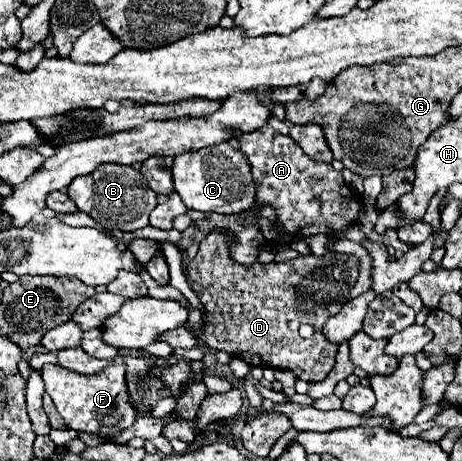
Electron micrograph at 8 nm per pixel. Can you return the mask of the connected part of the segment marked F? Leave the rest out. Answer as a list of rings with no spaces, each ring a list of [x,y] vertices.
[[[43,365],[41,369],[45,391],[51,395],[59,415],[65,419],[69,429],[75,431],[87,431],[87,433],[99,433],[99,435],[117,435],[121,429],[131,427],[135,423],[135,409],[129,403],[129,391],[127,391],[127,367],[125,365],[107,365],[101,373],[95,375],[81,375],[75,371],[69,371],[61,365]]]

